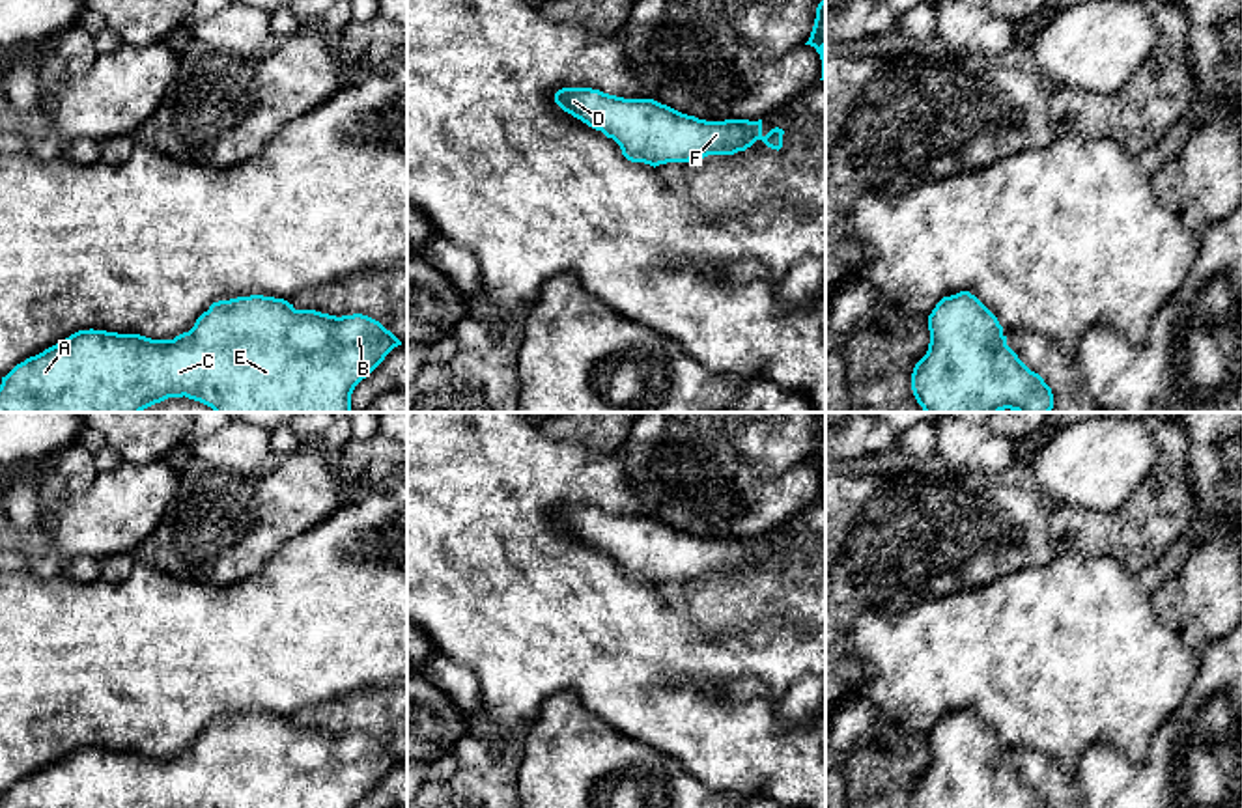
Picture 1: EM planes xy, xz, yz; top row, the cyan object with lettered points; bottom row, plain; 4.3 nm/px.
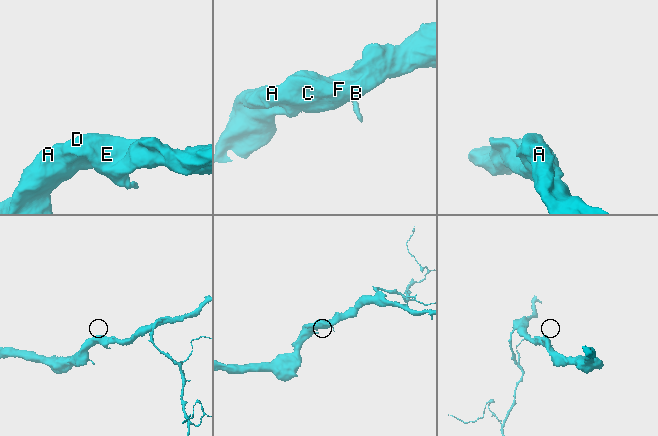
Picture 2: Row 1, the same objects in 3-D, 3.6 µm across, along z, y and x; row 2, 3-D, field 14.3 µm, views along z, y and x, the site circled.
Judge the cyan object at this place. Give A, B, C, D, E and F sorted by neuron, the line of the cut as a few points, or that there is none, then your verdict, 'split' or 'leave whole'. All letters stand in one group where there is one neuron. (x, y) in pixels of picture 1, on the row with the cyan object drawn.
A B C D E F; no cut; leave whole

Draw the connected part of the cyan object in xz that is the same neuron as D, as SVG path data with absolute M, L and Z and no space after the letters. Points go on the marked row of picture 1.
M562 88L555 103L588 127L613 138L631 162L659 166L708 155L734 155L756 140L783 147L784 131L762 134L762 119L706 121L654 99L624 99L592 88Z

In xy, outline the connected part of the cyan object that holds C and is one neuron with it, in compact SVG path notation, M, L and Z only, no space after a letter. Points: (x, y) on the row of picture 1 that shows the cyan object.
M250 295L230 300L219 300L204 312L189 332L174 340L151 340L140 334L118 334L106 330L78 330L43 353L17 364L0 384L0 412L142 412L168 397L189 397L211 407L215 412L351 412L351 394L355 386L366 379L402 341L387 330L379 321L362 315L329 315L316 310L295 310L284 299Z

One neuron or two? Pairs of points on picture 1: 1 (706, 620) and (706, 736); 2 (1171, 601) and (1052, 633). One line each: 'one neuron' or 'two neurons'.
1: two neurons
2: two neurons

